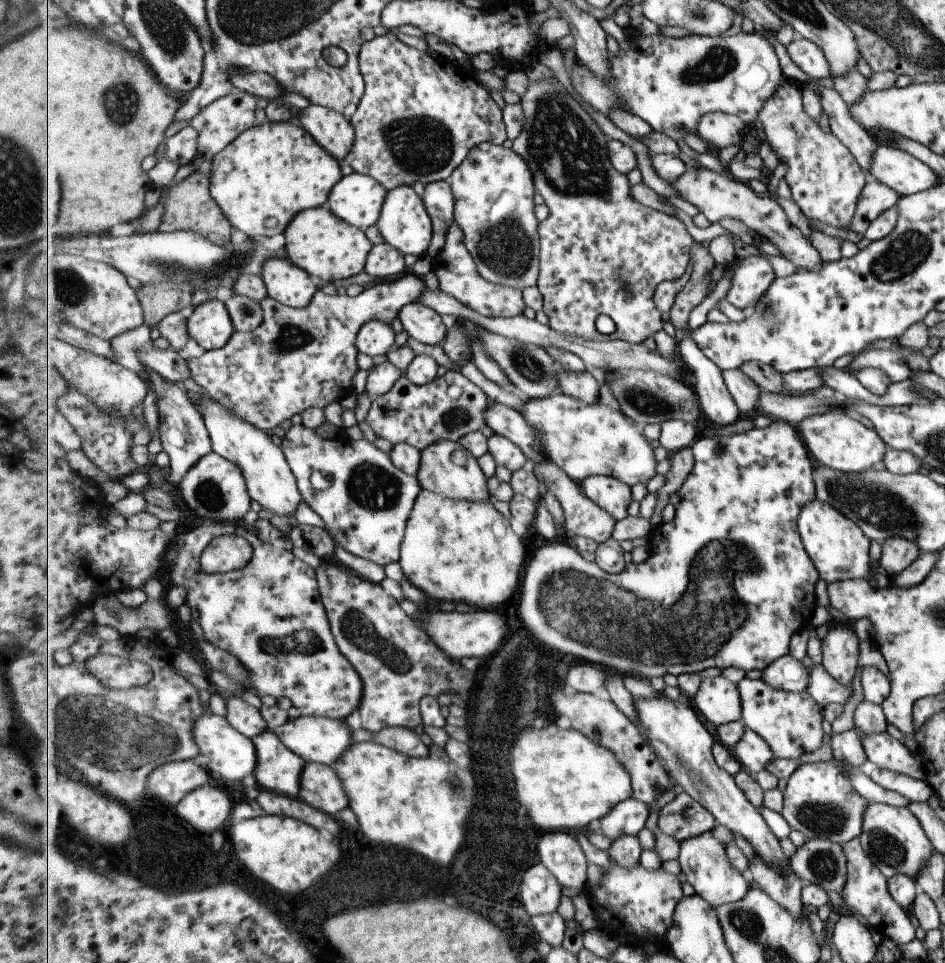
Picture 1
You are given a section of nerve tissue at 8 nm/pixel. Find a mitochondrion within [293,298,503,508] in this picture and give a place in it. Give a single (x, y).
(456, 418)

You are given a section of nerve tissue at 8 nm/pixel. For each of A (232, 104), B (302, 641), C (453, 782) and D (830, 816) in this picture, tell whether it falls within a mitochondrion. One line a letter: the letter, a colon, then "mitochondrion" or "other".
A: other
B: mitochondrion
C: mitochondrion
D: mitochondrion

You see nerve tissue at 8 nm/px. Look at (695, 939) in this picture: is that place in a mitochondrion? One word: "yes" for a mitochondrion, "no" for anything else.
no

